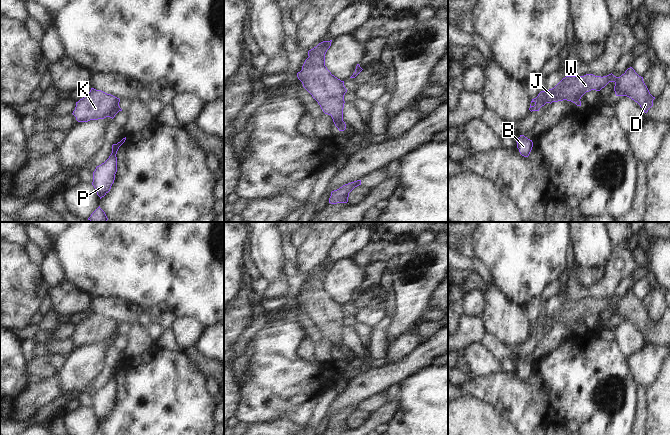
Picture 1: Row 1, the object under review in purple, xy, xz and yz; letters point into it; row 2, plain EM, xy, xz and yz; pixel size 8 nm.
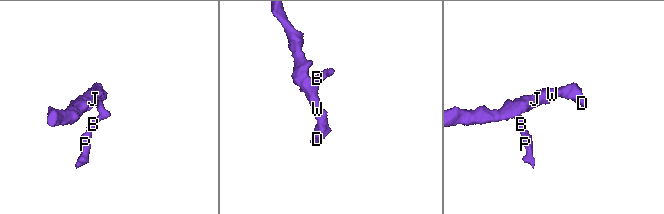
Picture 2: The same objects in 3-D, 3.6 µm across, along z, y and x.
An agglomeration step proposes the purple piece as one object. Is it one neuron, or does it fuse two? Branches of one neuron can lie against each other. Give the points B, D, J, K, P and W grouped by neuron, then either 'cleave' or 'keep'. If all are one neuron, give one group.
B P / D J K W; cleave

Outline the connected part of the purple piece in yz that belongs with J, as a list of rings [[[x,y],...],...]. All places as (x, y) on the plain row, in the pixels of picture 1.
[[[630,291],[620,301],[612,297],[607,300],[595,300],[586,298],[584,300],[566,300],[554,312],[541,315],[534,322],[535,329],[533,335],[539,333],[546,327],[558,325],[571,325],[577,330],[581,330],[581,321],[591,314],[600,315],[609,306],[614,306],[614,315],[616,320],[627,320],[637,326],[645,337],[653,330],[653,321],[643,305],[635,294]]]

